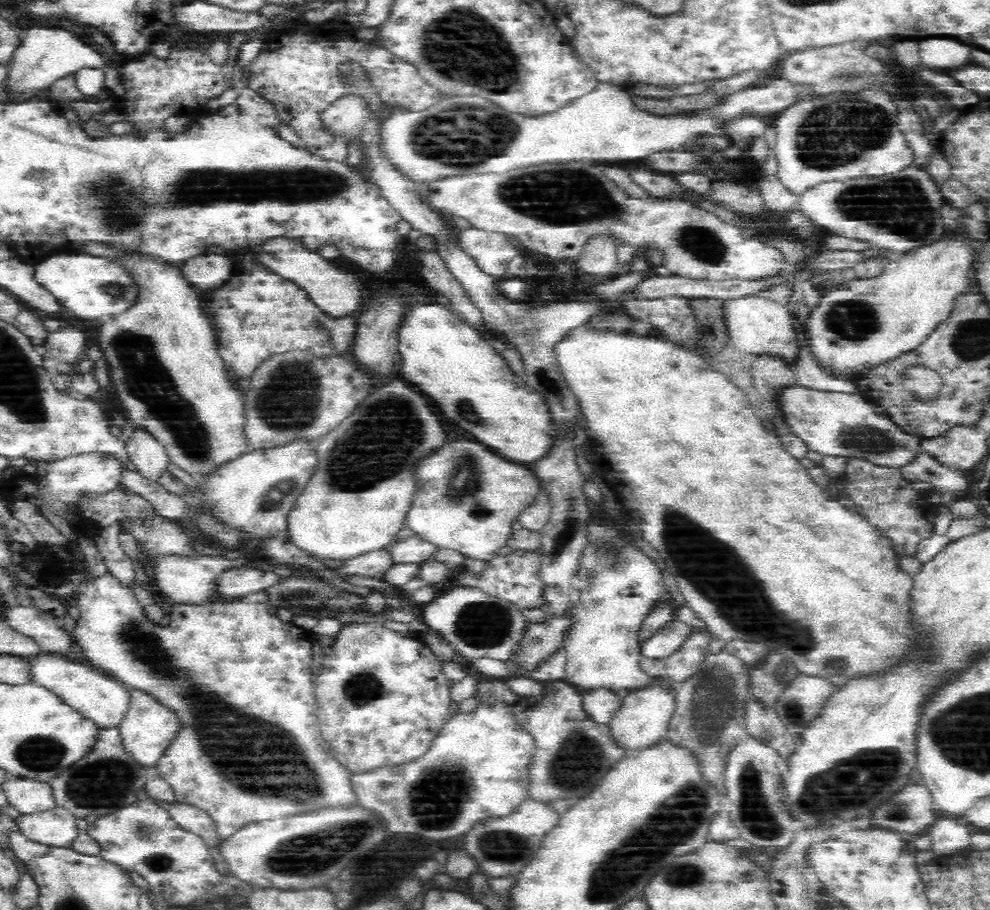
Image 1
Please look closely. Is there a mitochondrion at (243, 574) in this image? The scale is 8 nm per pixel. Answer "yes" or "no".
no

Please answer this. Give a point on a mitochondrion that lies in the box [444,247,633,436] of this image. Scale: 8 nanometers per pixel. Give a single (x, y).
(466, 413)

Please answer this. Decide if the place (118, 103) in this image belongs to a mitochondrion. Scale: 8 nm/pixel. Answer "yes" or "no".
no

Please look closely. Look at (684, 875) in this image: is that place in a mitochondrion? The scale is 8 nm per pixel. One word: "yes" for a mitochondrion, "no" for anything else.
yes

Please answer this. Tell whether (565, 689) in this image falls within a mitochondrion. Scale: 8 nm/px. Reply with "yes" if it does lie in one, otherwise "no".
no

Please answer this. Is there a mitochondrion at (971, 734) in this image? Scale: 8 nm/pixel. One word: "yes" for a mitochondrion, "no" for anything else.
yes

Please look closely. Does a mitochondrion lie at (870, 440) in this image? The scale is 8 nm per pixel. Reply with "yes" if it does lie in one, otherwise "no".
yes

